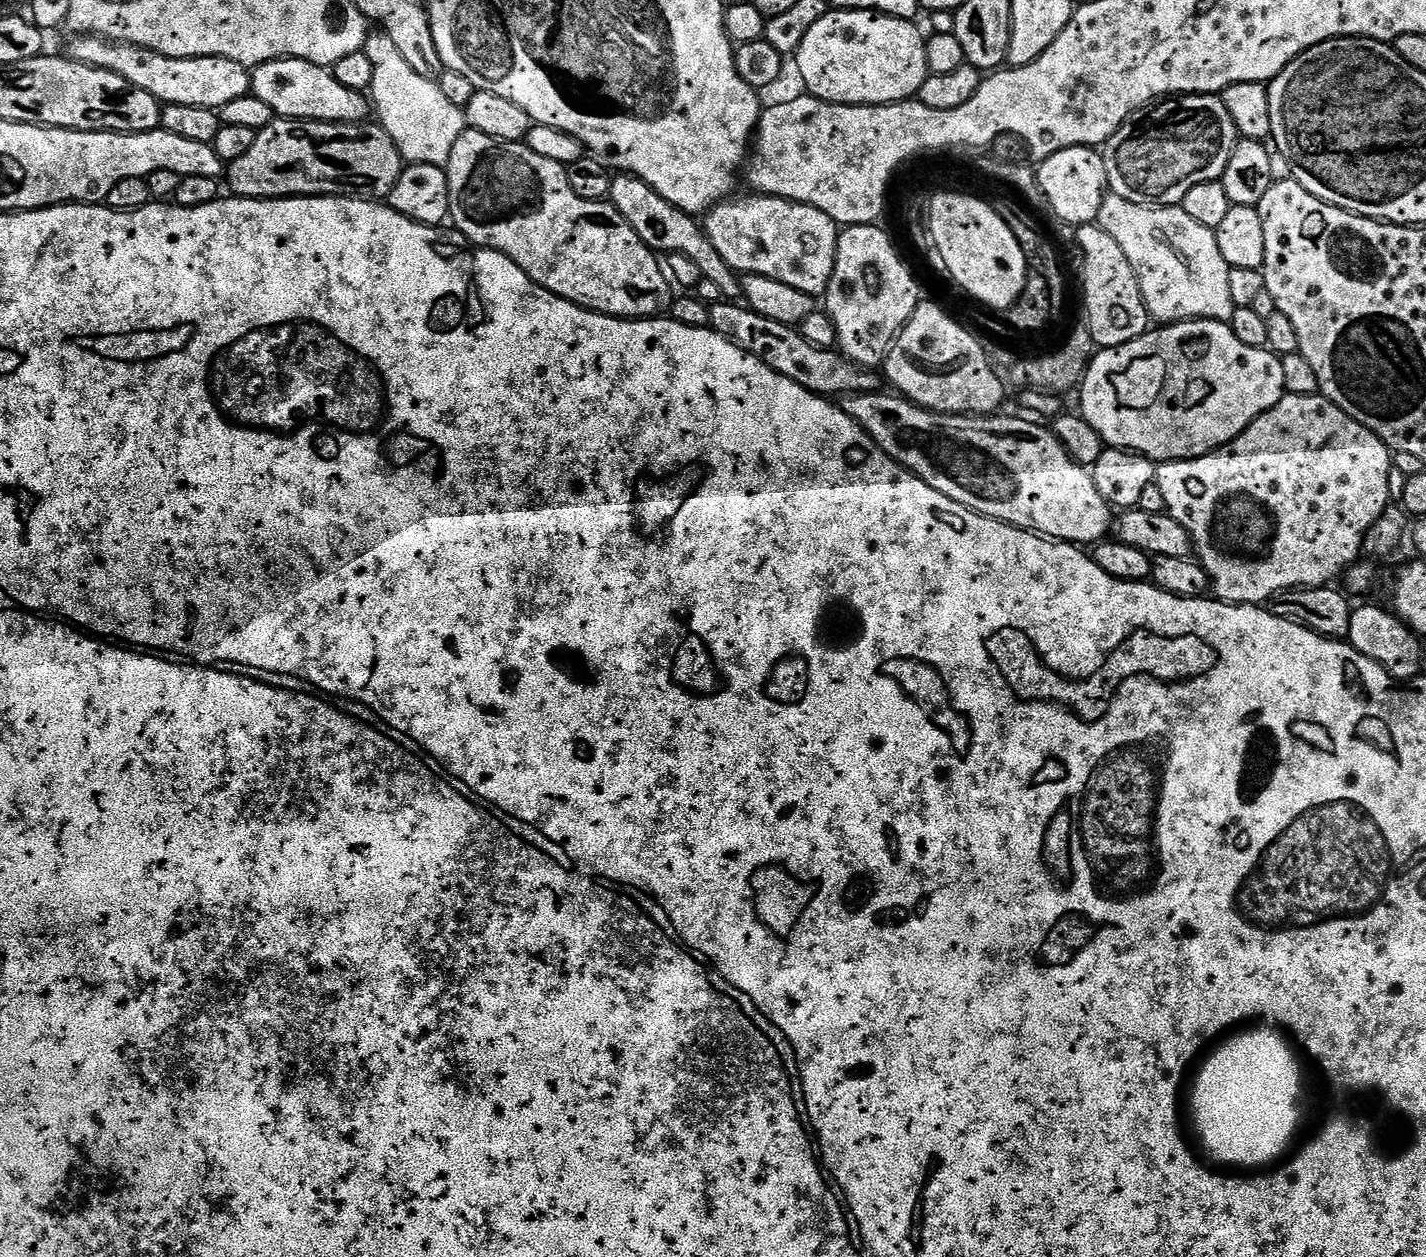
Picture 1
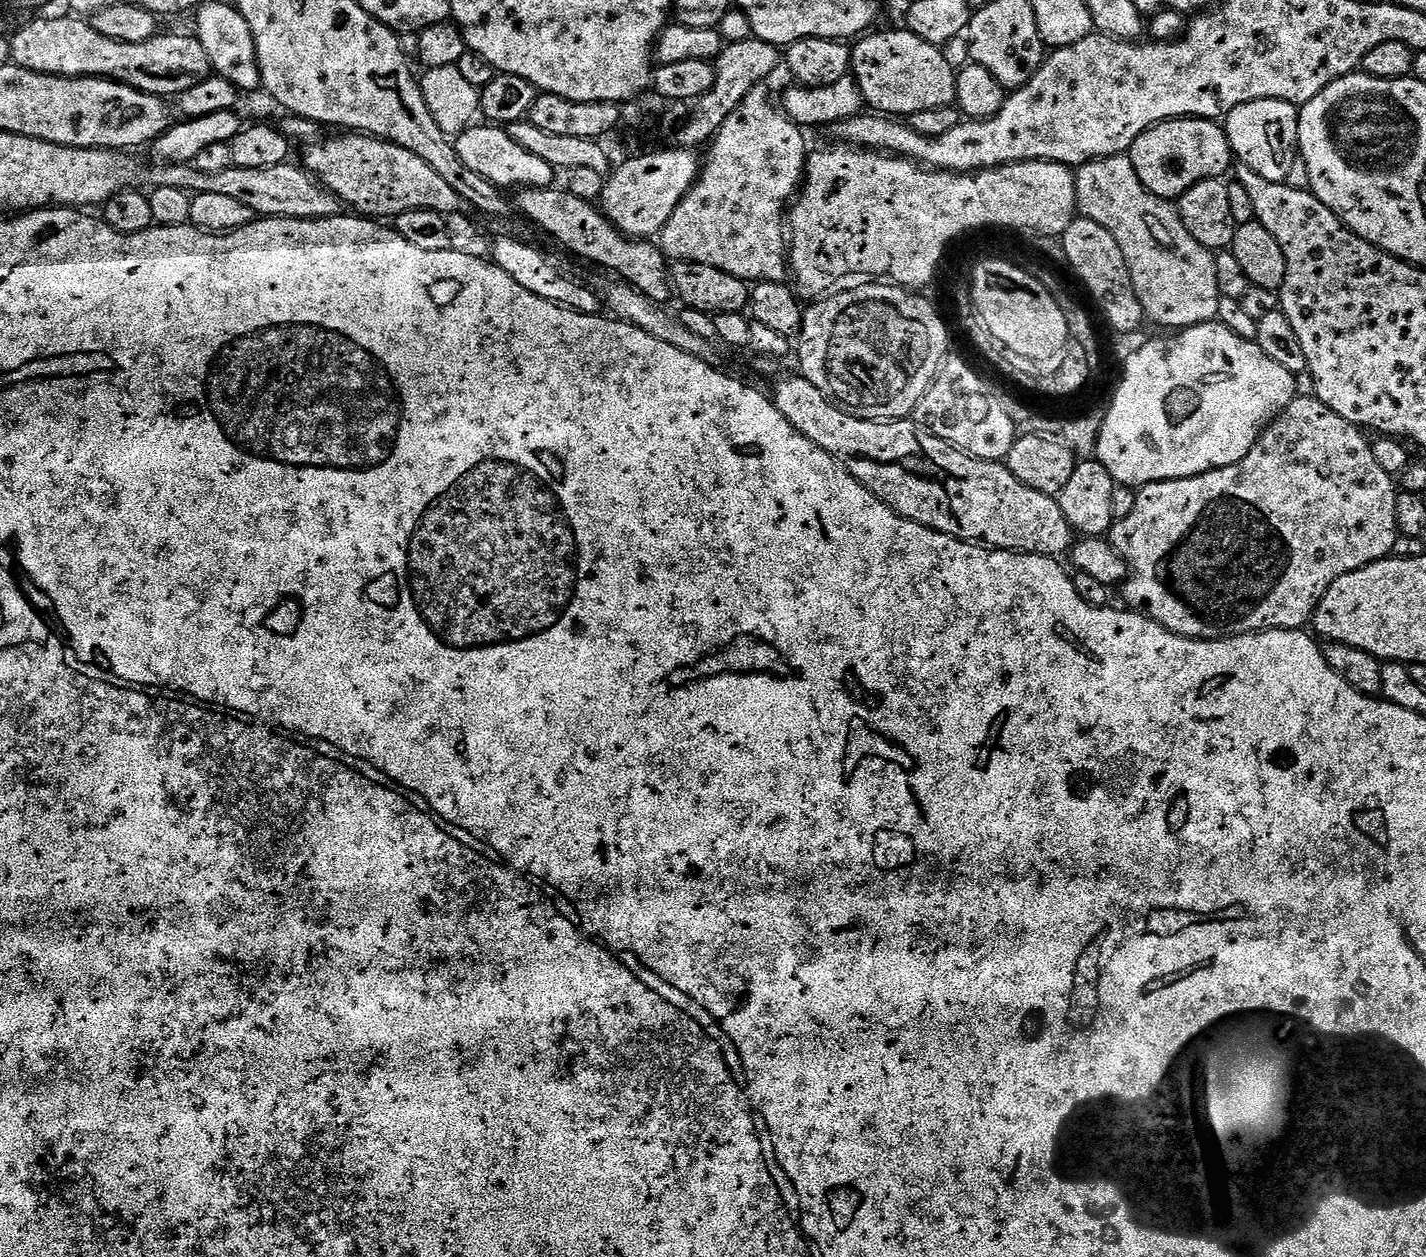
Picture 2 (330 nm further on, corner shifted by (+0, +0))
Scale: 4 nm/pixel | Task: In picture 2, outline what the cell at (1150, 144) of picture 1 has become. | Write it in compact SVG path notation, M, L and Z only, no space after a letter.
M1195 118L1163 120L1160 124L1153 124L1133 142L1130 155L1142 186L1169 202L1175 201L1198 182L1223 177L1223 172L1234 164L1232 147L1223 127L1214 120Z

